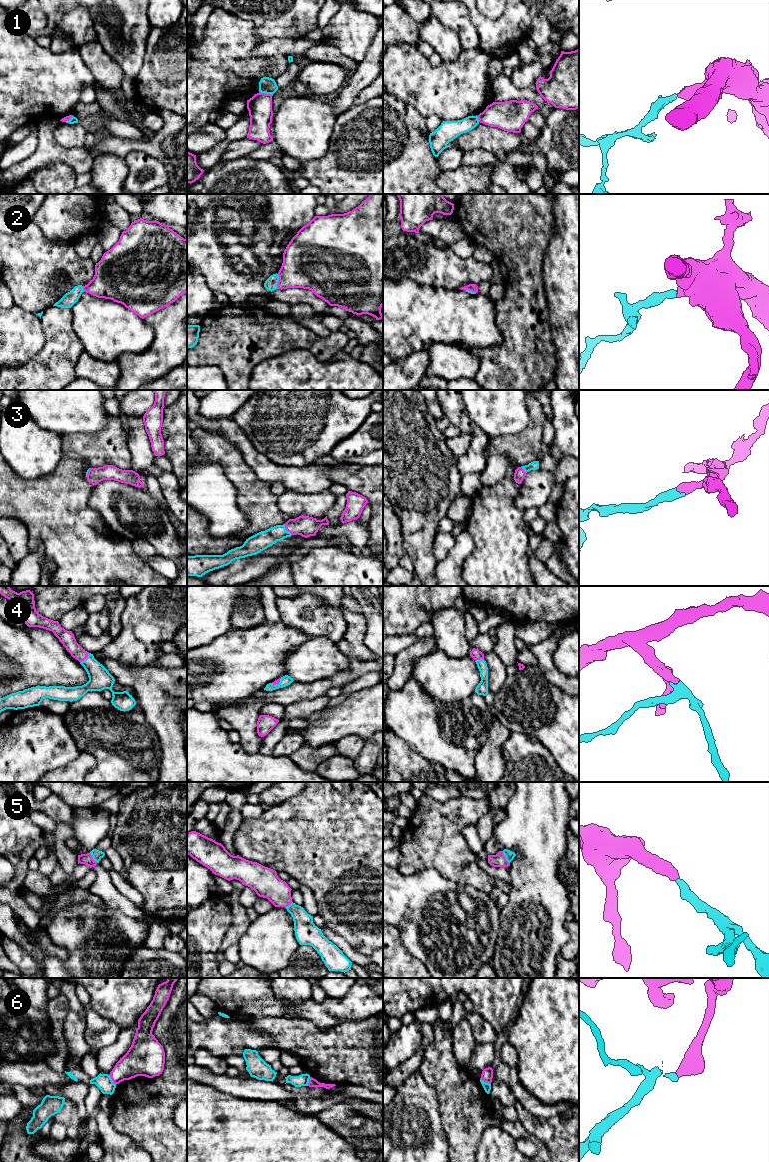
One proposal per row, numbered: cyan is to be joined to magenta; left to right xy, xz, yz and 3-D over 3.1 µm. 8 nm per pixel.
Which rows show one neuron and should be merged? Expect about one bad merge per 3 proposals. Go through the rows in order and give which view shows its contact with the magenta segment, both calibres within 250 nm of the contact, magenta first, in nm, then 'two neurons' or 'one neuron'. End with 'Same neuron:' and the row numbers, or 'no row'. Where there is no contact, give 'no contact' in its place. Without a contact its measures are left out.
1: contact in xz; calibres 190 and 130 nm; two neurons
2: contact in xz; calibres 360 and 100 nm; one neuron
3: contact in xz; calibres 170 and 140 nm; one neuron
4: contact in xy; calibres 120 and 180 nm; one neuron
5: contact in yz; calibres 110 and 70 nm; one neuron
6: contact in xy; calibres 220 and 130 nm; two neurons
Same neuron: 2, 3, 4, 5

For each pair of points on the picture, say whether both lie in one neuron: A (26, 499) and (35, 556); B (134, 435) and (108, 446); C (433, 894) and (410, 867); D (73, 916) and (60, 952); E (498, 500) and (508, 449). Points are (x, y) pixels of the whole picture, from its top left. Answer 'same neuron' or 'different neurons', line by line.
A: different neurons
B: different neurons
C: different neurons
D: different neurons
E: different neurons

